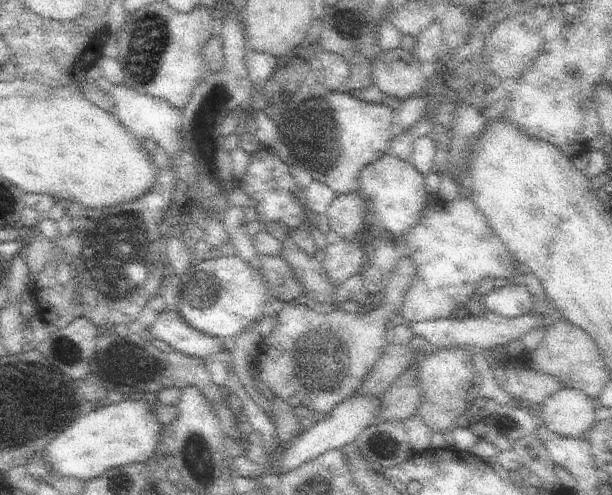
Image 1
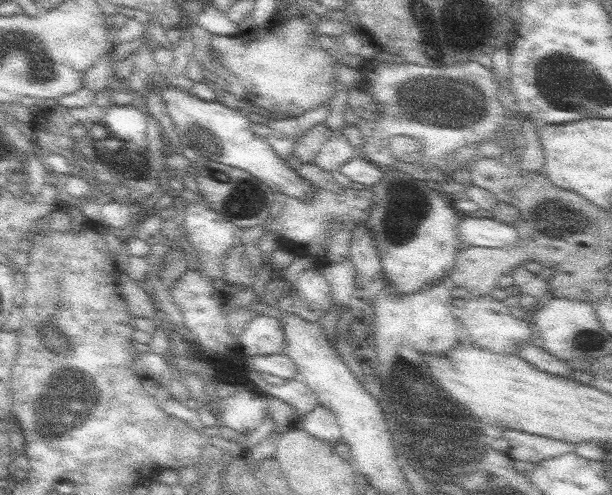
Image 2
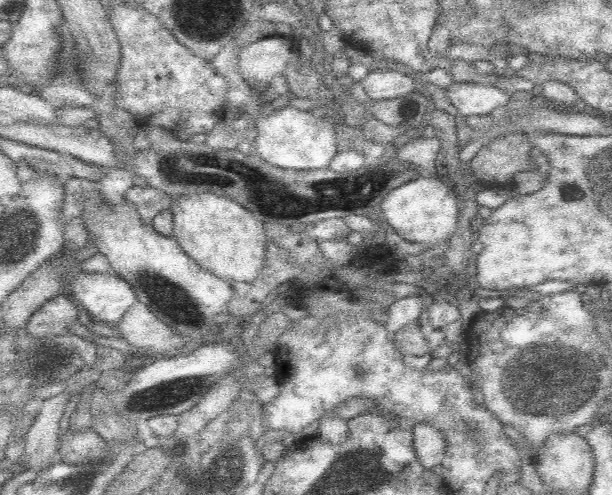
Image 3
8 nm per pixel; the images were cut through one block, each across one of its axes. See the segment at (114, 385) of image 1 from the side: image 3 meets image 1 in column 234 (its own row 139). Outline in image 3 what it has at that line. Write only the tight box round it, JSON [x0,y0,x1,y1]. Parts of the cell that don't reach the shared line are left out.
[396,136,440,172]

